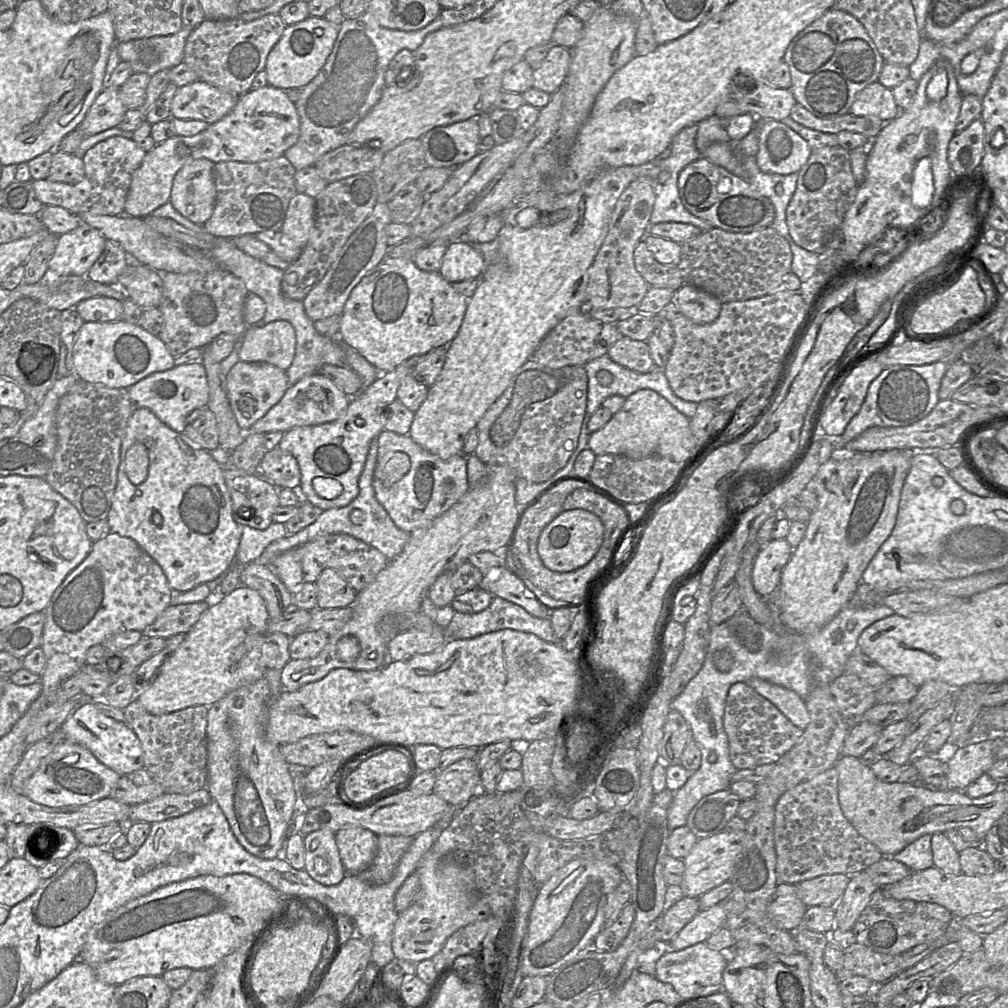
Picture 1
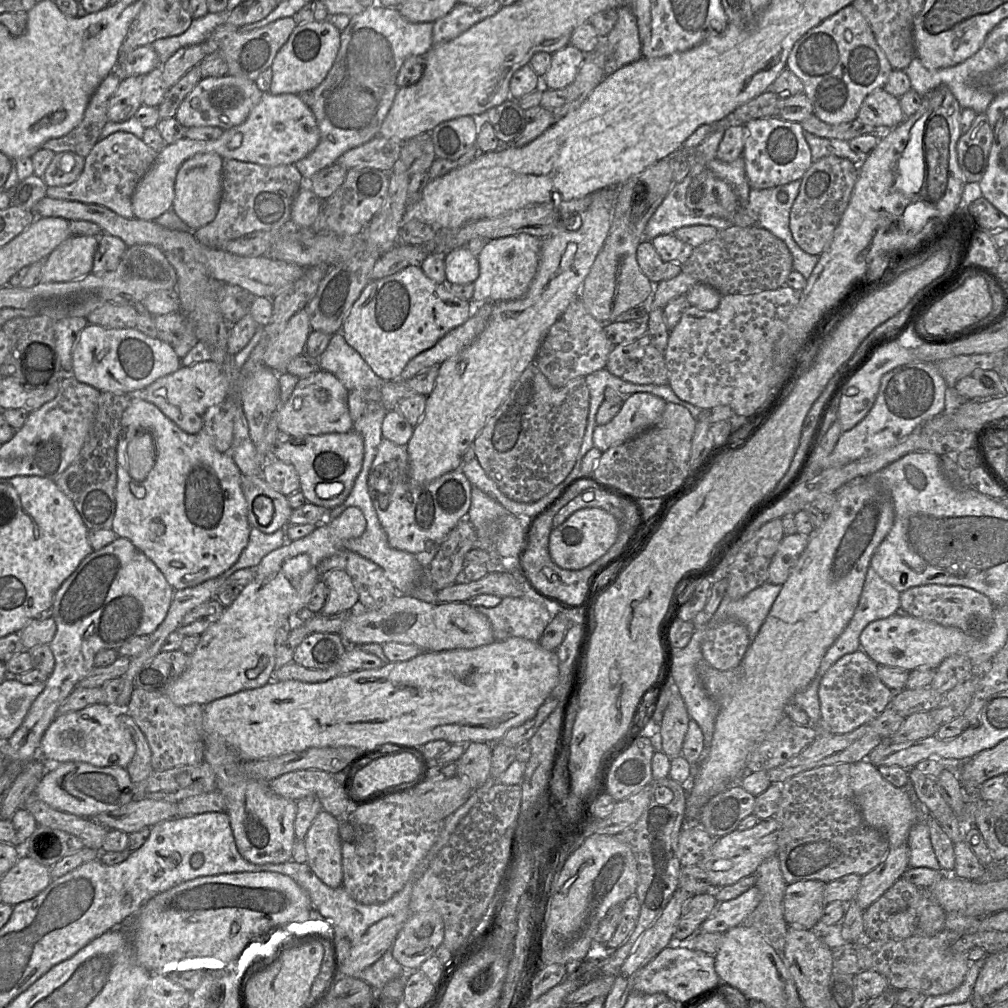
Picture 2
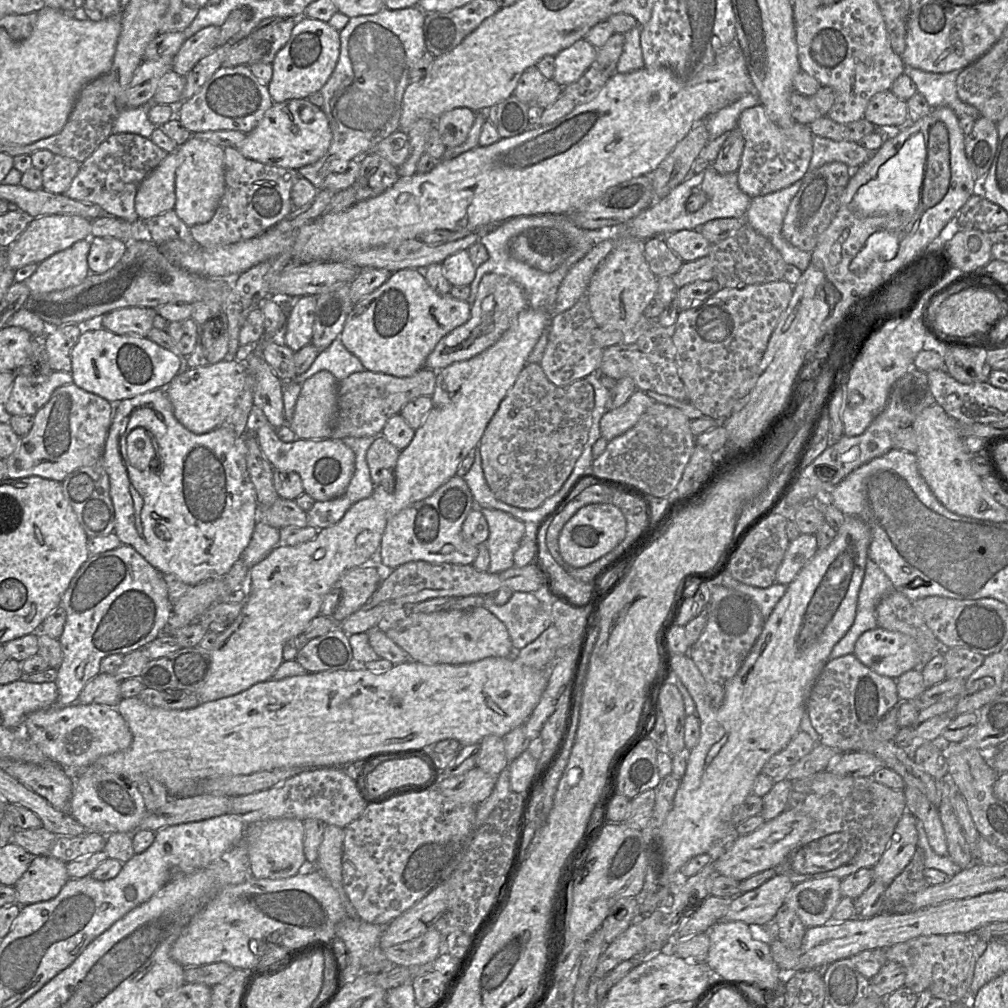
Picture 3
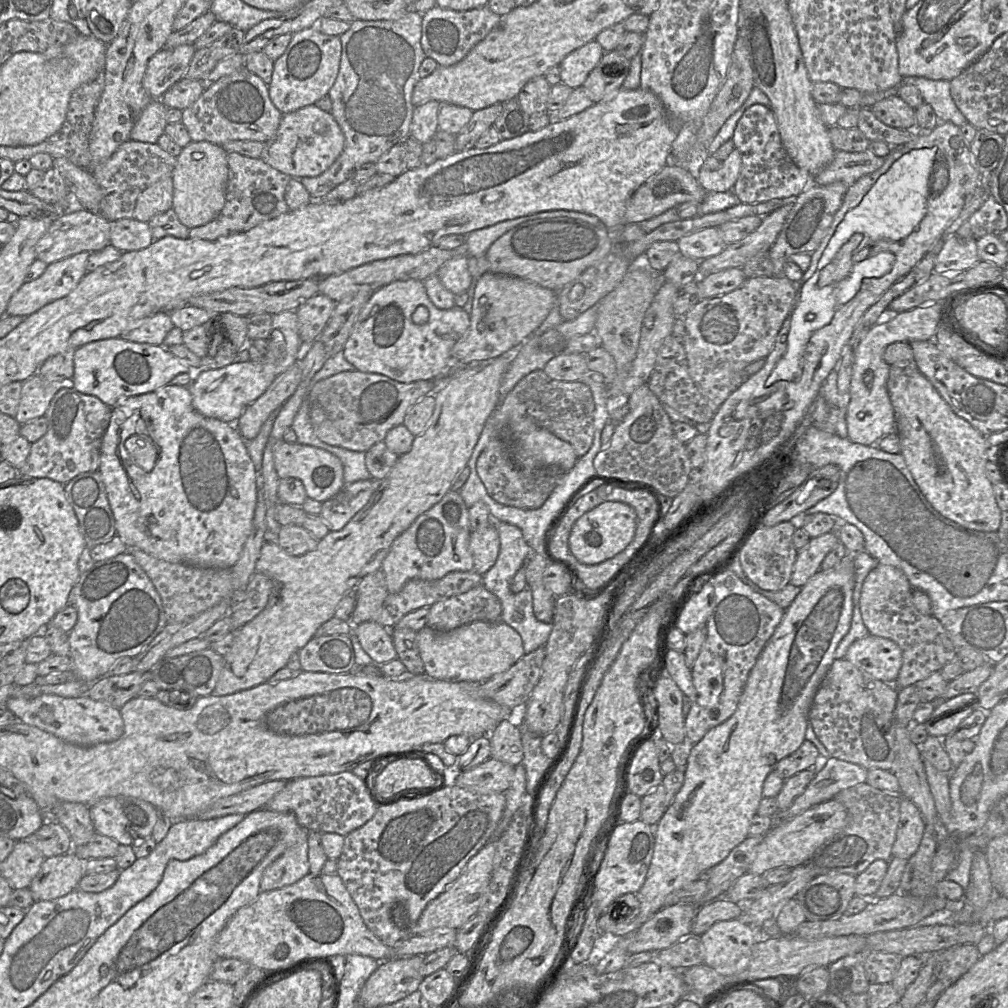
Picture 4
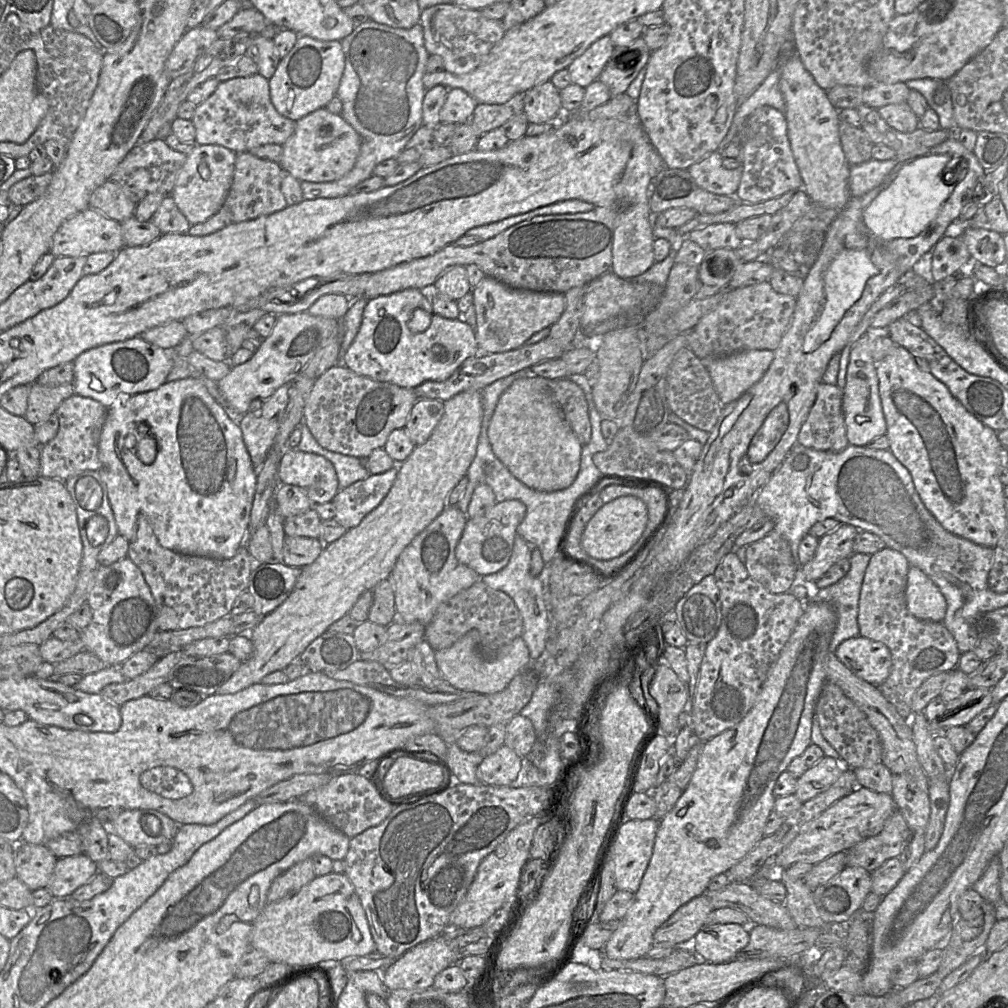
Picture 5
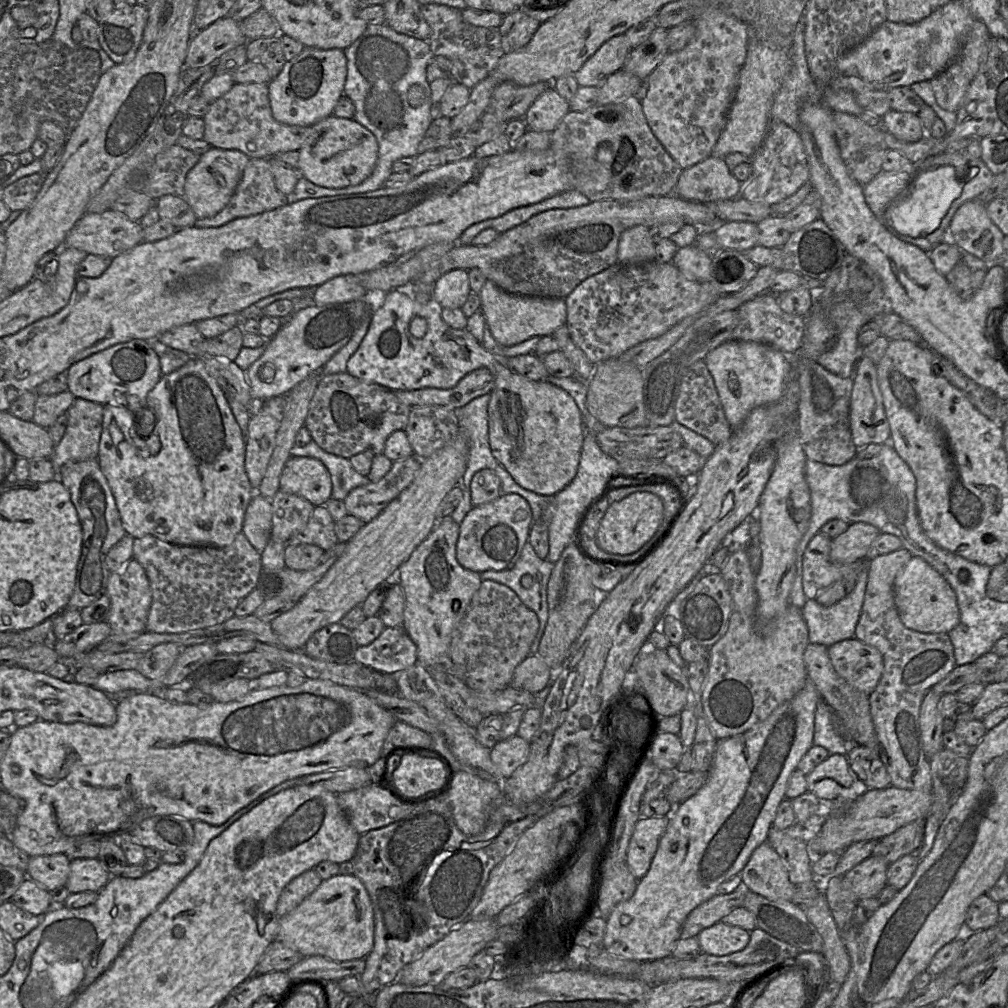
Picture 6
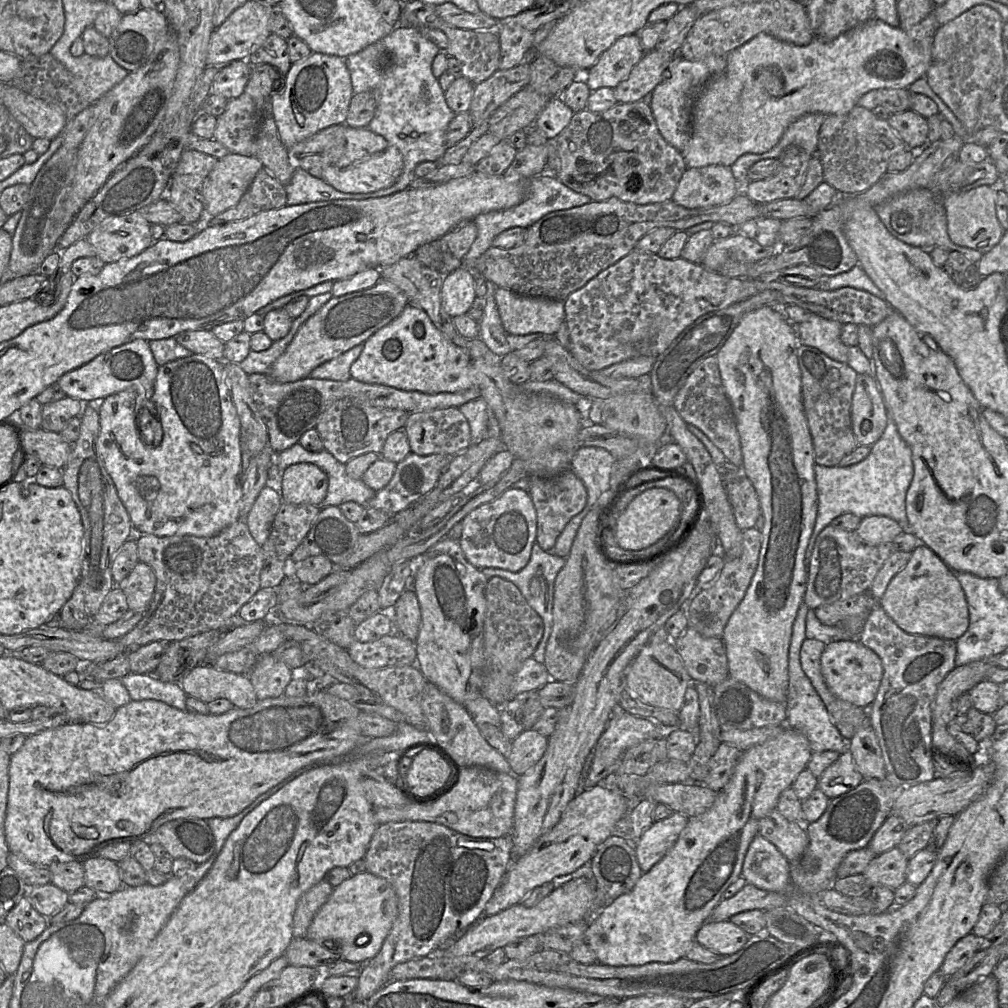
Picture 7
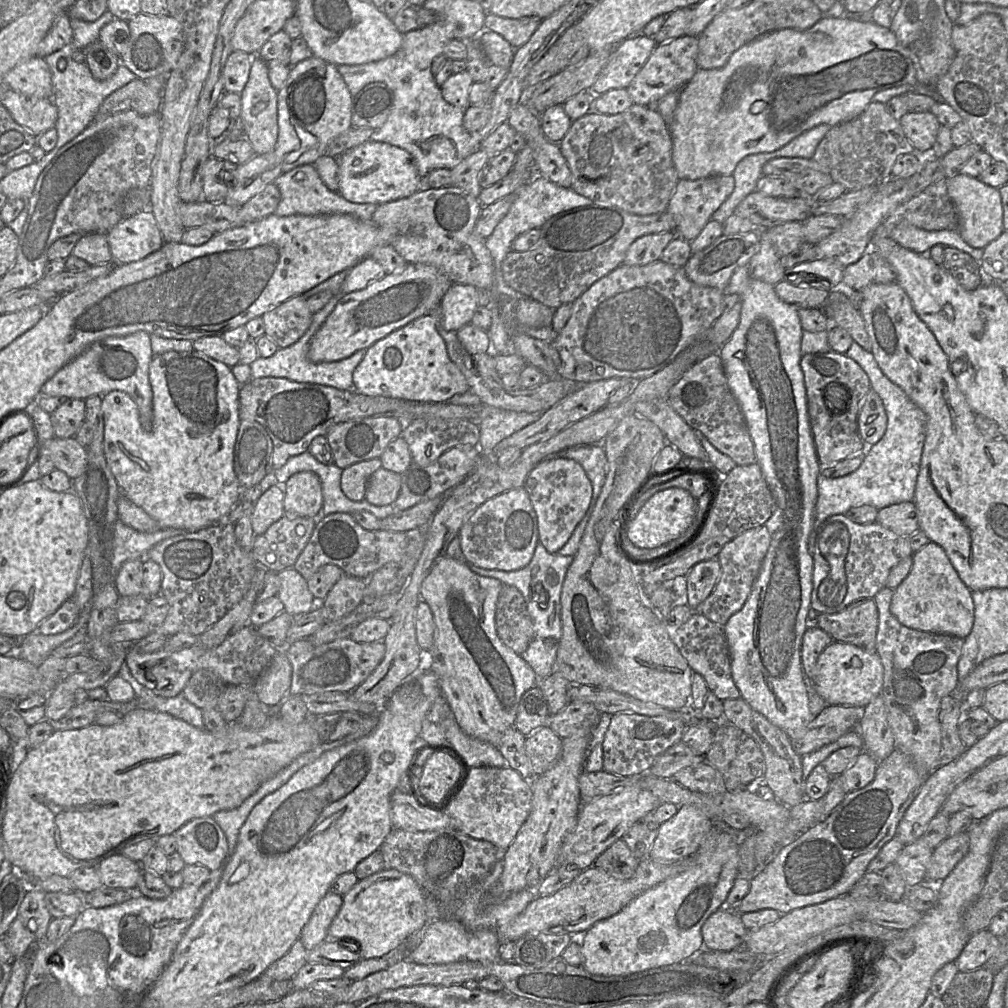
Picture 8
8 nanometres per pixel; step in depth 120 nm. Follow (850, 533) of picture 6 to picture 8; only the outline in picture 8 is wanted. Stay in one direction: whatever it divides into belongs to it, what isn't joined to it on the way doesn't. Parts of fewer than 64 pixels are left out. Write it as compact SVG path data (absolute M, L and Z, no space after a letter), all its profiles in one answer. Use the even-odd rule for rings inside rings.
M913 501L893 504L878 511L876 522L899 536L909 537L920 530Z

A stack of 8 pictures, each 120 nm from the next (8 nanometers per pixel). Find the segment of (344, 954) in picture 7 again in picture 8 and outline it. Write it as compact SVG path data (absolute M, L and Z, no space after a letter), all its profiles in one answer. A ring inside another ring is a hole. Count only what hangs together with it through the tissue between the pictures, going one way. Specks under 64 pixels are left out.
M384 869L359 880L343 896L341 909L328 929L328 939L358 942L361 959L368 960L390 953L426 923L426 903L416 881L396 869Z

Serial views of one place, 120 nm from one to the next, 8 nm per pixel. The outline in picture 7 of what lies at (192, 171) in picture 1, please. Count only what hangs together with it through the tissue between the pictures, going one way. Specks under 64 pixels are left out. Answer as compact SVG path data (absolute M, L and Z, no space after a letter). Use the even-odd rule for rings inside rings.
M229 153L219 158L199 192L206 217L234 207L262 168L255 156Z

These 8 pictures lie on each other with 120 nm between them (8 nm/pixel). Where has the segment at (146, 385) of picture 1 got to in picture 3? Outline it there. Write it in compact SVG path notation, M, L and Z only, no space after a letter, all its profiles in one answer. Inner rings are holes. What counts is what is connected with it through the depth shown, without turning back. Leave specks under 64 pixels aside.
M238 360L220 361L177 374L164 388L175 418L194 434L204 434L220 427L231 413L248 375L247 364Z

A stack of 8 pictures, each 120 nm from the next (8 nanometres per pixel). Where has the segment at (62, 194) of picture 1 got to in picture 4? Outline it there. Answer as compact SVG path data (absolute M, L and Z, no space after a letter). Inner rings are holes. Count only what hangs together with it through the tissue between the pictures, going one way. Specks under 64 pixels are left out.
M132 139L123 143L110 158L91 171L103 191L99 214L110 222L132 218L138 196L152 184L172 175L176 163L177 157L164 151L157 143Z

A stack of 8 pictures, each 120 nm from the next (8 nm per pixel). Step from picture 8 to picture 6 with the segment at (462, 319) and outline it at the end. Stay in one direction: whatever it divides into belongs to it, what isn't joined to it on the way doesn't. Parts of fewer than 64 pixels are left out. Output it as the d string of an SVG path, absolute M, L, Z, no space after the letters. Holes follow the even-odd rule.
M465 269L451 270L435 282L435 300L442 308L461 308L471 292Z

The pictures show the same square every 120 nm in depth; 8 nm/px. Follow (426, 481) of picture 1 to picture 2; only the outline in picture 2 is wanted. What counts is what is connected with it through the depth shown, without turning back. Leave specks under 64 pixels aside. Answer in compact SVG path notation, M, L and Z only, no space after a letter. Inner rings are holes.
M382 438L368 476L370 495L371 490L375 488L379 467L390 461L397 462L398 472L392 479L394 489L389 495L389 506L382 509L376 500L373 505L389 545L394 549L416 555L424 569L430 565L441 544L459 521L468 518L472 501L472 485L463 473L462 466L425 484L411 482L406 446L399 446Z

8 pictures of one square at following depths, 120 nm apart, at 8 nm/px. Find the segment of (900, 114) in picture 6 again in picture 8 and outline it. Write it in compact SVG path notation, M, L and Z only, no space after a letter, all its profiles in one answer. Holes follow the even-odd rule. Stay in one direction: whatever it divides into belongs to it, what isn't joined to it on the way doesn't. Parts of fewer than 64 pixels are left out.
M908 112L900 120L902 130L915 148L923 155L929 155L936 140L940 122L931 112Z

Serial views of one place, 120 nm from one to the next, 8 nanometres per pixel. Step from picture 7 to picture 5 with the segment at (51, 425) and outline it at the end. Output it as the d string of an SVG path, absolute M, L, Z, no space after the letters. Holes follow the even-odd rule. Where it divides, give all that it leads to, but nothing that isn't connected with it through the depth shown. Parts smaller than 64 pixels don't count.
M37 382L29 386L29 396L25 419L32 425L47 421L59 405L74 394L72 384L56 387L43 386Z

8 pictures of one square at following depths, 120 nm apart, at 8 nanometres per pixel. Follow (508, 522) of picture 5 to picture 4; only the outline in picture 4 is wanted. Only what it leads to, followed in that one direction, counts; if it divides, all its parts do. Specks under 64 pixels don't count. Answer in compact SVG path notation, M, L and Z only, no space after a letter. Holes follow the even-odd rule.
M495 522L483 530L471 532L469 548L475 571L484 575L494 566L499 555L500 538Z

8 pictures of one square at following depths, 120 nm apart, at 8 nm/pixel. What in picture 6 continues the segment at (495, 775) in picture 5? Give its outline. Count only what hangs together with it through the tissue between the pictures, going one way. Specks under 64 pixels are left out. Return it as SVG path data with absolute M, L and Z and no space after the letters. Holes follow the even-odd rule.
M518 735L502 740L490 749L490 757L500 775L508 779L522 765L530 754L530 742Z

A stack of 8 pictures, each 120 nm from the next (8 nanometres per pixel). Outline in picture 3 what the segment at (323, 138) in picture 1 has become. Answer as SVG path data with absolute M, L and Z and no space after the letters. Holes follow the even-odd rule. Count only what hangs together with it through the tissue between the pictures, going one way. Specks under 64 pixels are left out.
M417 6L398 10L384 7L376 14L350 18L339 32L339 58L332 75L320 90L324 99L321 110L328 119L332 133L331 144L318 161L297 170L299 176L310 181L316 189L322 189L328 175L342 171L350 161L371 152L379 142L399 130L402 98L410 83L409 71L427 51L423 33L424 19L425 13Z

